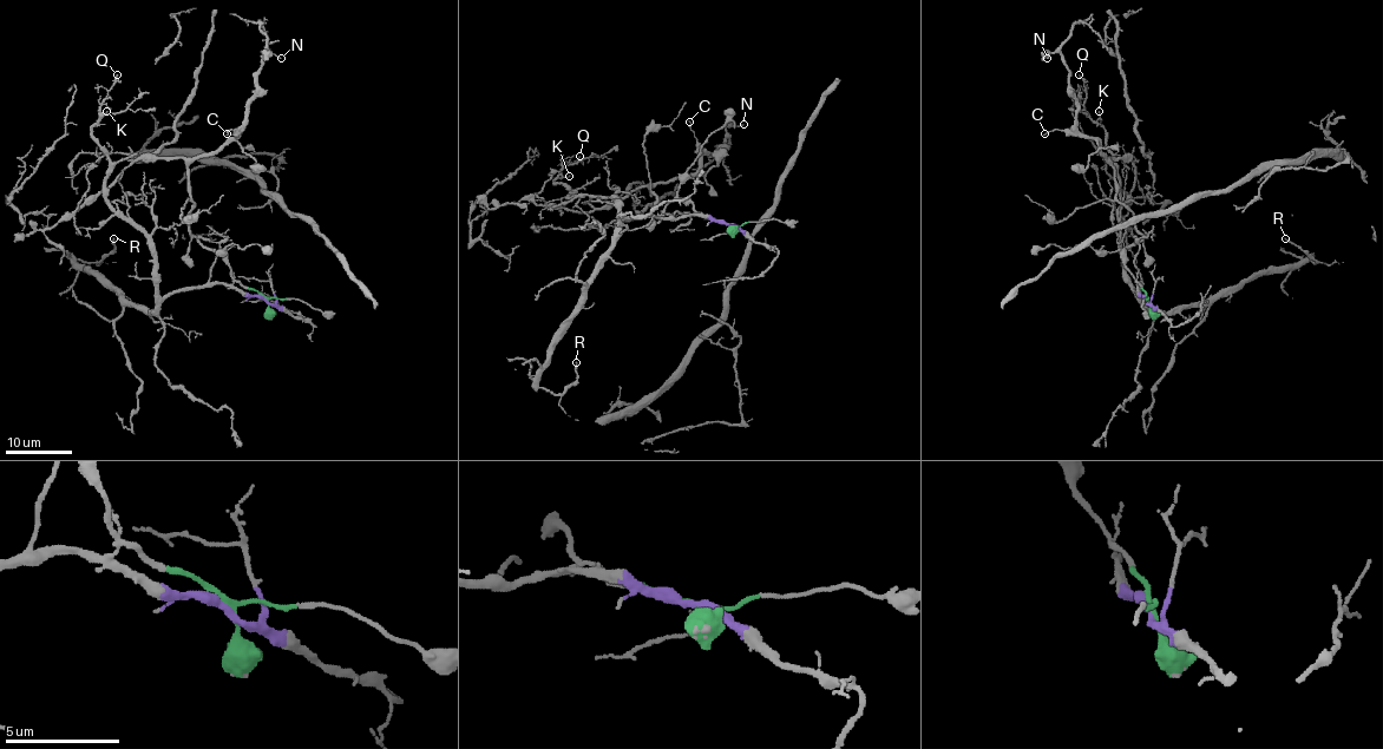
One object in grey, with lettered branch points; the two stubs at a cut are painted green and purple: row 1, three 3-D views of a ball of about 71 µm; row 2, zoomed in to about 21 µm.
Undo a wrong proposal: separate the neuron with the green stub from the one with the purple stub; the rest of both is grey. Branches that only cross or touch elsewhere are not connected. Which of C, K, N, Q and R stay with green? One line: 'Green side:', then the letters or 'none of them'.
Green side: C, N

